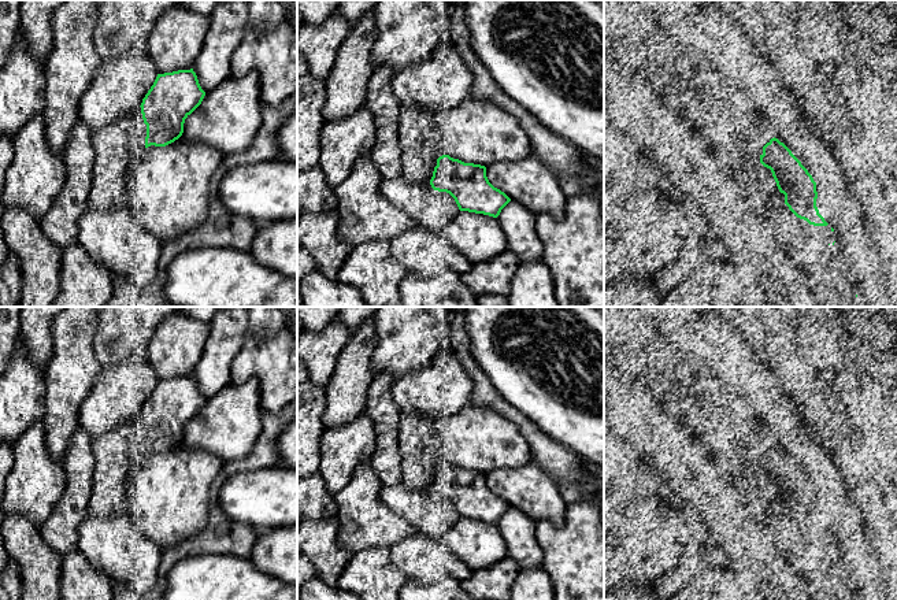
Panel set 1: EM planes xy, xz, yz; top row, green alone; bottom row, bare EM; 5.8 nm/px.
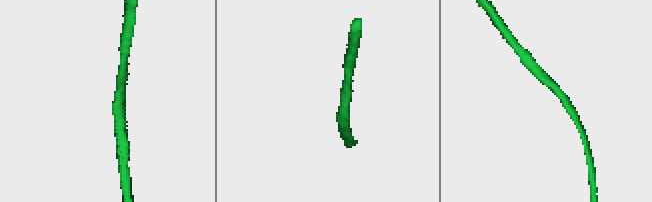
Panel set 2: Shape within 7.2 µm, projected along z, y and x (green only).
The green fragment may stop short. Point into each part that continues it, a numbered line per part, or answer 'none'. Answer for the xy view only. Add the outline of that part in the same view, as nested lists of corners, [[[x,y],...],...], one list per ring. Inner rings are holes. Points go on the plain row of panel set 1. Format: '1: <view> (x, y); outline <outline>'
none

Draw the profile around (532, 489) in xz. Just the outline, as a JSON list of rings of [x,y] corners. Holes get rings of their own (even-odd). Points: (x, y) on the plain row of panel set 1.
[[[530,462],[519,468],[497,468],[486,474],[489,489],[529,515],[534,522],[564,523],[567,504],[557,482],[540,464]]]

